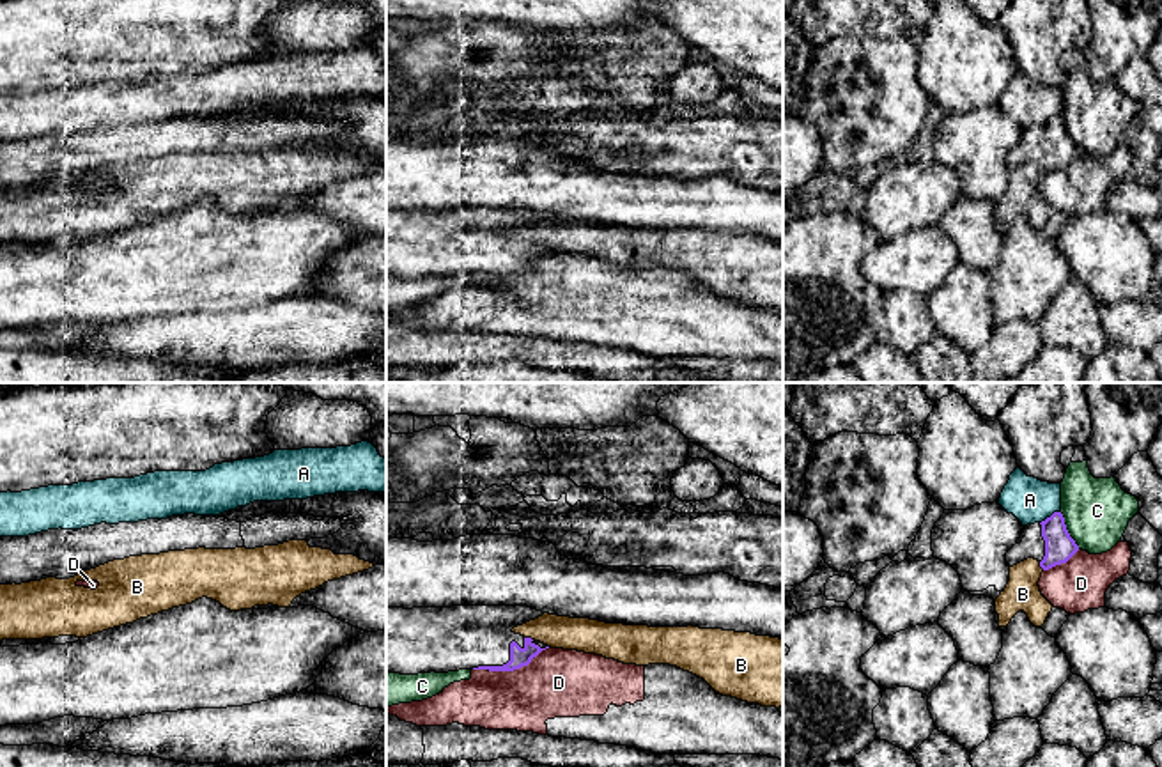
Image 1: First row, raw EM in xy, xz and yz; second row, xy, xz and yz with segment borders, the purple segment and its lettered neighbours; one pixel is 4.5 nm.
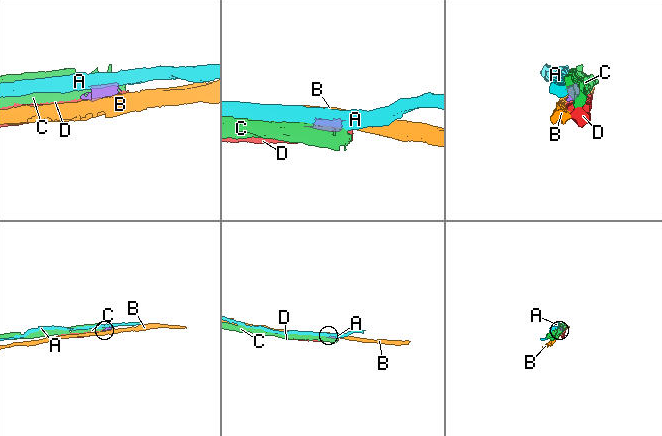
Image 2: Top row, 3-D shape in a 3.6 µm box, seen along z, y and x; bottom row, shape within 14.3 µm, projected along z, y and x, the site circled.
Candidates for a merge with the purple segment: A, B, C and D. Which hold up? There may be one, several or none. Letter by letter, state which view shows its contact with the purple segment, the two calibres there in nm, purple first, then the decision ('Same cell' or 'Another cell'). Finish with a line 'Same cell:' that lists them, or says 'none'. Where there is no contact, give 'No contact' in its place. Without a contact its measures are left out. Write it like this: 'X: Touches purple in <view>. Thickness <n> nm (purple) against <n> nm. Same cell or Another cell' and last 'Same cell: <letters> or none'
A: Touches purple in yz. Thickness 140 nm (purple) against 200 nm. Another cell
B: Touches purple in xz. Thickness 90 nm (purple) against 160 nm. Another cell
C: Touches purple in yz. Thickness 140 nm (purple) against 300 nm. Another cell
D: Touches purple in xz. Thickness 90 nm (purple) against 300 nm. Another cell
Same cell: none

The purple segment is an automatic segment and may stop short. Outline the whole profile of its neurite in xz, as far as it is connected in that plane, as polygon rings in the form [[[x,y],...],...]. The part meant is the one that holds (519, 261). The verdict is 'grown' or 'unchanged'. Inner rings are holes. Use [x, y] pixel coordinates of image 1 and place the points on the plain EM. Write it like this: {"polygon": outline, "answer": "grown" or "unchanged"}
{"polygon": [[[528,209],[386,211],[386,275],[514,275],[547,248],[512,232],[542,220]]], "answer": "grown"}

